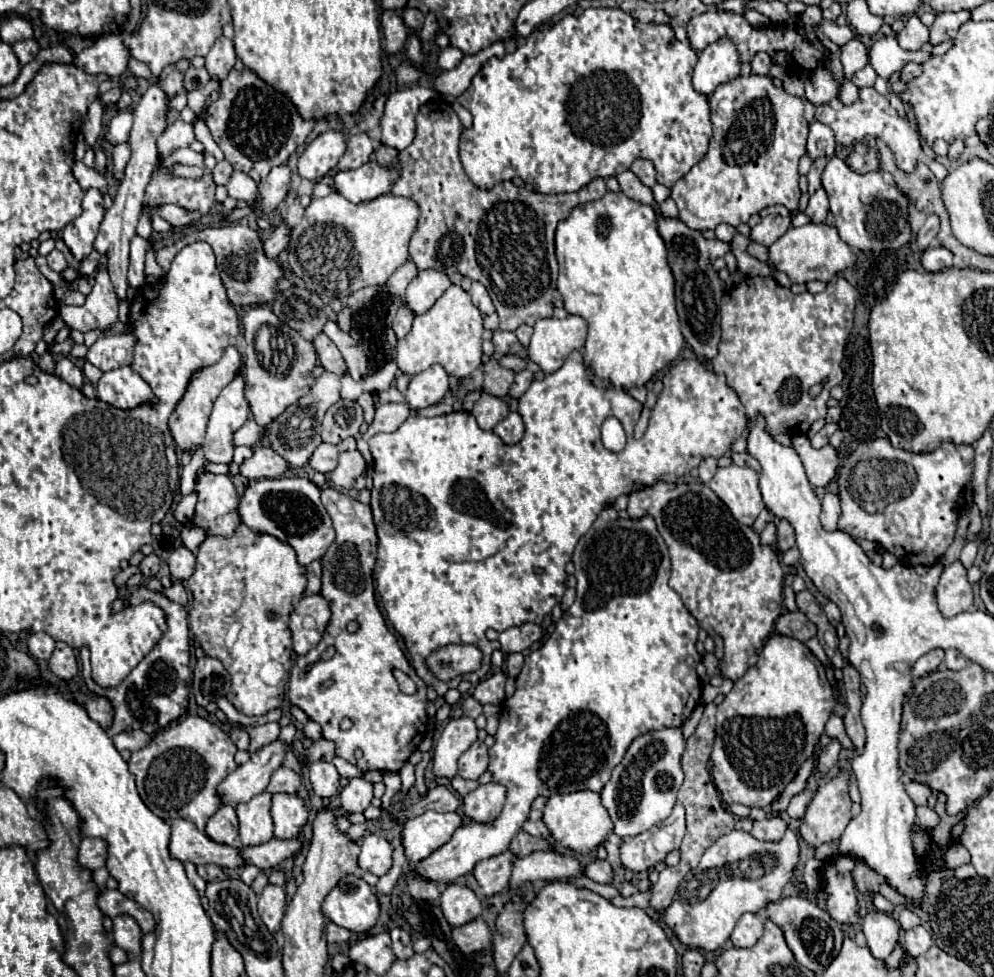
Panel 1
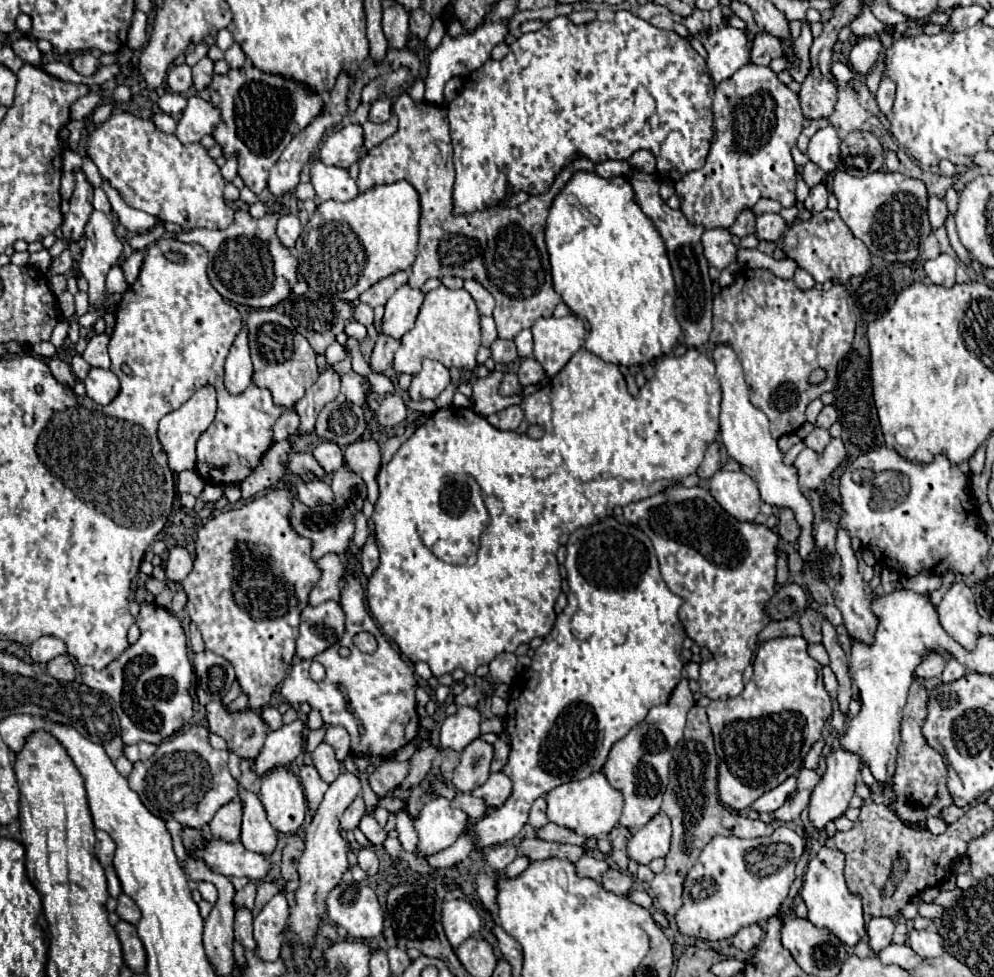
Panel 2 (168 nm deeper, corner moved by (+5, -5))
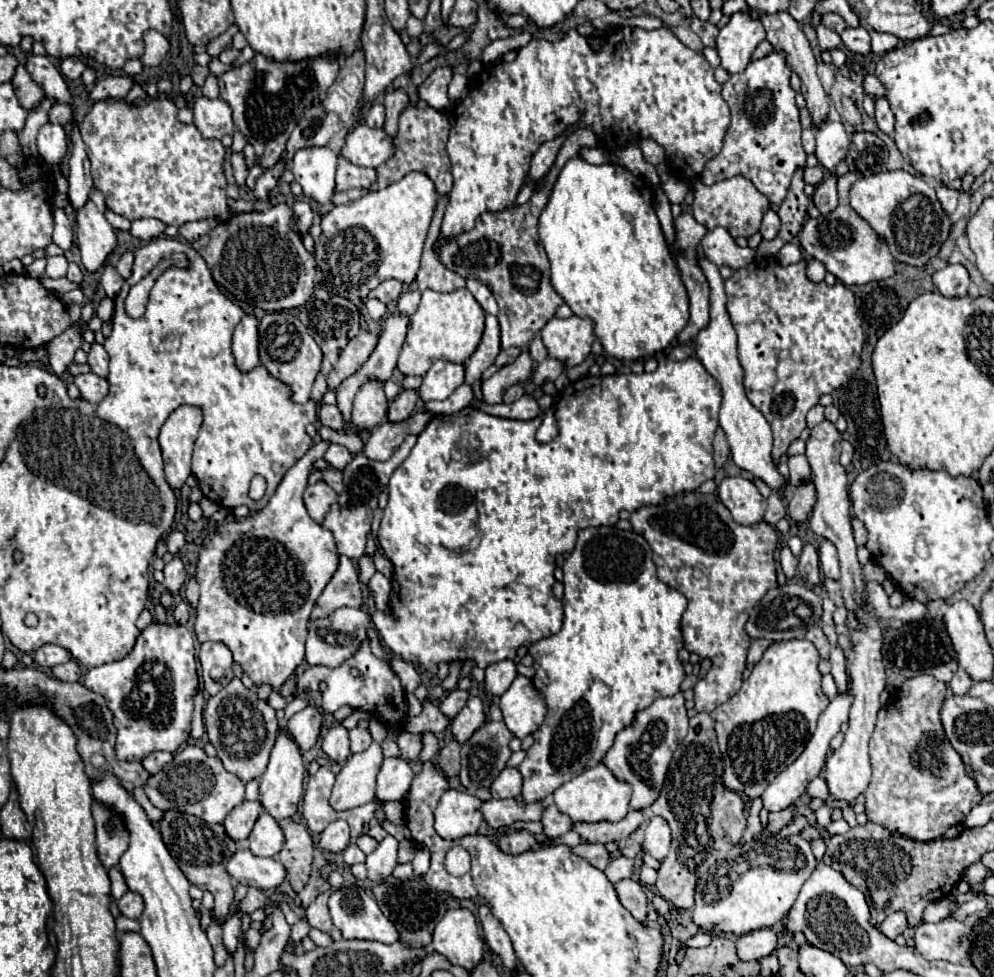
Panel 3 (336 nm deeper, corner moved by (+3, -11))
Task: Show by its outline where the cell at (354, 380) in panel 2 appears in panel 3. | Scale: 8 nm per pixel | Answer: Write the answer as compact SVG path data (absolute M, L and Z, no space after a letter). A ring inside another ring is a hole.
M370 381L354 397L352 423L358 427L358 431L376 427L382 421L386 421L386 411L388 411L388 401L382 383Z

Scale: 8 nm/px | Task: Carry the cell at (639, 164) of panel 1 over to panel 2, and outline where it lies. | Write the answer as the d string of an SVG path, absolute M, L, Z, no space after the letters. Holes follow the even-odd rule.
M636 151L636 153L628 159L628 163L630 163L630 167L634 167L634 169L638 169L638 171L642 171L642 173L648 173L648 175L656 171L656 159L654 159L654 155L648 153L648 151Z

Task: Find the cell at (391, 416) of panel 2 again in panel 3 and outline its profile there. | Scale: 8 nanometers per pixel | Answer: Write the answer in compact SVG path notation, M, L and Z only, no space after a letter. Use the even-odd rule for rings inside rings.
M402 389L398 393L398 397L390 403L390 409L388 409L388 419L390 421L404 421L408 419L414 409L416 409L416 401L418 401L418 391L414 389Z

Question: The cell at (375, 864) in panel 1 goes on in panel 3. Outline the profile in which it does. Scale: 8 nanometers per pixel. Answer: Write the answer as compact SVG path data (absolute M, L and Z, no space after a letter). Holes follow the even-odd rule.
M387 835L378 847L366 857L366 869L368 869L368 879L378 883L386 877L392 875L394 867L398 865L398 841L391 835Z

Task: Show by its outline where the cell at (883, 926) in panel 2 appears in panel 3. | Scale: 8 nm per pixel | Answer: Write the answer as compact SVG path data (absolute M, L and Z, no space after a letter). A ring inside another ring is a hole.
M894 911L892 915L888 915L886 921L880 925L880 931L882 931L888 939L896 939L900 933L908 931L906 913L904 913L904 911Z

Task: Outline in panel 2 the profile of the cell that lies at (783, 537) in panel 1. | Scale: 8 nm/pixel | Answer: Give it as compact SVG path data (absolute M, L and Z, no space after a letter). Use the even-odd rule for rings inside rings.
M784 509L778 517L778 533L786 543L796 543L798 537L798 523L790 509Z

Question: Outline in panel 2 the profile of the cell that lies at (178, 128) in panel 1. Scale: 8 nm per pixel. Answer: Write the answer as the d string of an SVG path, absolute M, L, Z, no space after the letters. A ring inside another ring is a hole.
M192 95L188 99L188 107L178 119L178 127L174 135L184 145L198 143L204 135L212 133L218 119L220 119L220 113L218 109L212 107L210 101L204 101L200 95Z

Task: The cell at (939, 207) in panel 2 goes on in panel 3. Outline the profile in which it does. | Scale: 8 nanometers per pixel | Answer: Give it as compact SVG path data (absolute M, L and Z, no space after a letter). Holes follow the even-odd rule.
M938 185L938 187L936 187L936 193L938 193L938 201L942 203L944 211L946 211L948 215L952 215L952 213L956 211L956 201L958 201L958 197L960 197L960 191L950 189L950 187L946 187L946 185Z

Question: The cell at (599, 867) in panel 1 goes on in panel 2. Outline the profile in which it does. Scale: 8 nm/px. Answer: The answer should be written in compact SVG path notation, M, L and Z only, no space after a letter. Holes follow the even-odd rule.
M608 869L600 879L598 879L600 887L604 887L606 891L612 891L614 895L626 895L632 887L632 877L616 871L616 869Z

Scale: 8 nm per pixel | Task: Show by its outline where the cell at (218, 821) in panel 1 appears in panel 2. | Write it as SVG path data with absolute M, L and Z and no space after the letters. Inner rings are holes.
M230 801L214 815L210 821L210 831L216 839L232 843L240 837L240 823L242 823L242 805L240 801Z

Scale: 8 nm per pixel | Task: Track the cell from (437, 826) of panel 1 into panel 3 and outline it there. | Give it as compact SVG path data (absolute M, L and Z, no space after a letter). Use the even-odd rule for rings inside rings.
M448 789L434 811L434 827L438 835L444 839L462 839L464 835L478 833L482 825L480 807L482 801L476 795L468 791Z

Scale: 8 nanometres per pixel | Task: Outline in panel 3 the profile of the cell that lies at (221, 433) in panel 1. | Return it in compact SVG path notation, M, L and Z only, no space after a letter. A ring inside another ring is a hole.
M244 315L242 321L234 329L232 339L232 353L236 357L236 367L242 373L248 373L254 369L258 359L258 319L256 315Z

